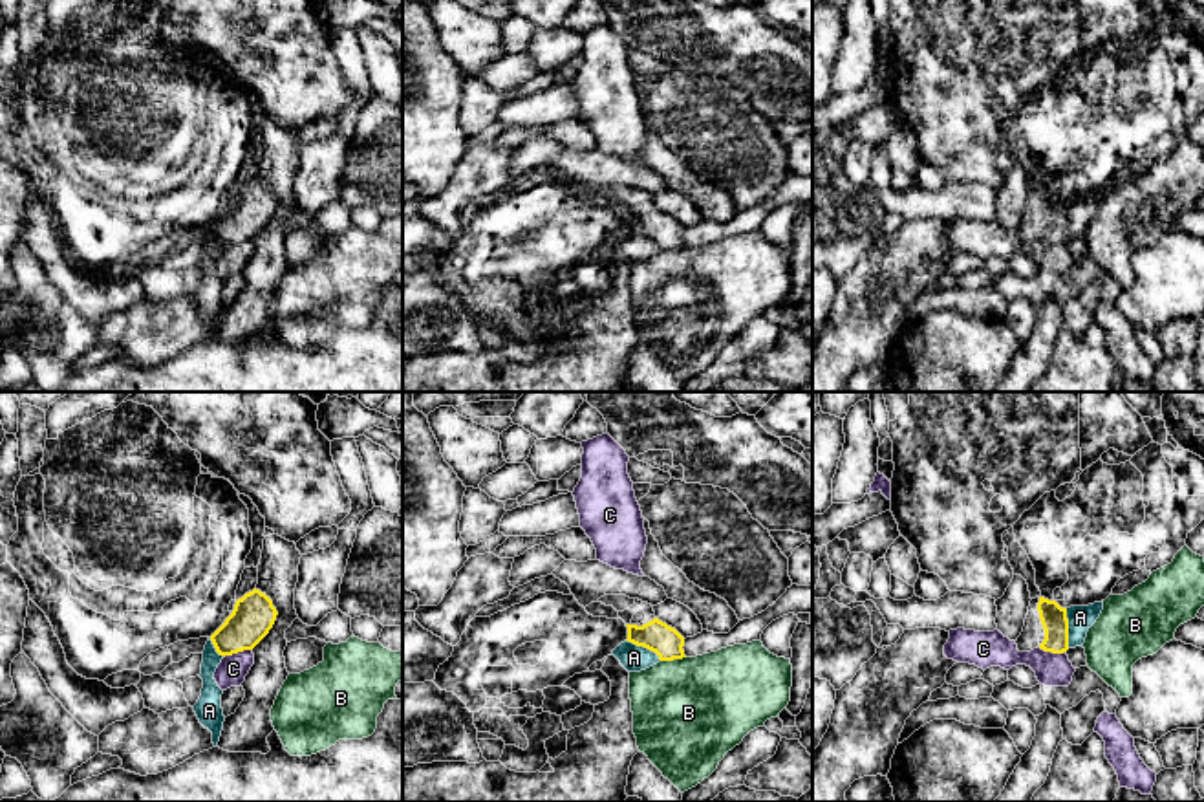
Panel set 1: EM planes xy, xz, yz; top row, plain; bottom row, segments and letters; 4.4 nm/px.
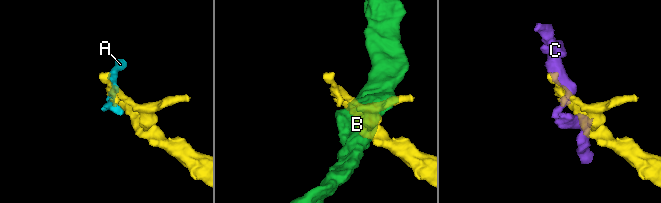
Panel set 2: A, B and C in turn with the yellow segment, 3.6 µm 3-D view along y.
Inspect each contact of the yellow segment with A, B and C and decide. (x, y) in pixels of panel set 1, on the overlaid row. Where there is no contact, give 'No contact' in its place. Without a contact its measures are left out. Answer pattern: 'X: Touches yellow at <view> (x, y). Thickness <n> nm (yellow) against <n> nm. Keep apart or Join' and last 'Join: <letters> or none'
A: Touches yellow at yz (1067, 628). Thickness 120 nm (yellow) against 110 nm. Keep apart
B: Touches yellow at xz (672, 660). Thickness 140 nm (yellow) against 480 nm. Keep apart
C: Touches yellow at xy (236, 652). Thickness 190 nm (yellow) against 130 nm. Keep apart
Join: none

